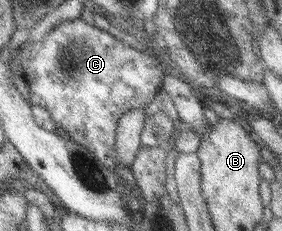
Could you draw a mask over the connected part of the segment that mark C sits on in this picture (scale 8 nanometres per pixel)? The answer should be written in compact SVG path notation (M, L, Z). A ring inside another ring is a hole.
M80 18L57 23L42 38L22 44L18 53L22 77L29 92L29 105L44 109L55 128L63 129L69 140L83 146L103 167L114 172L115 165L120 163L114 150L117 120L130 109L146 106L159 91L165 73L158 60L123 44L104 29L88 25Z

